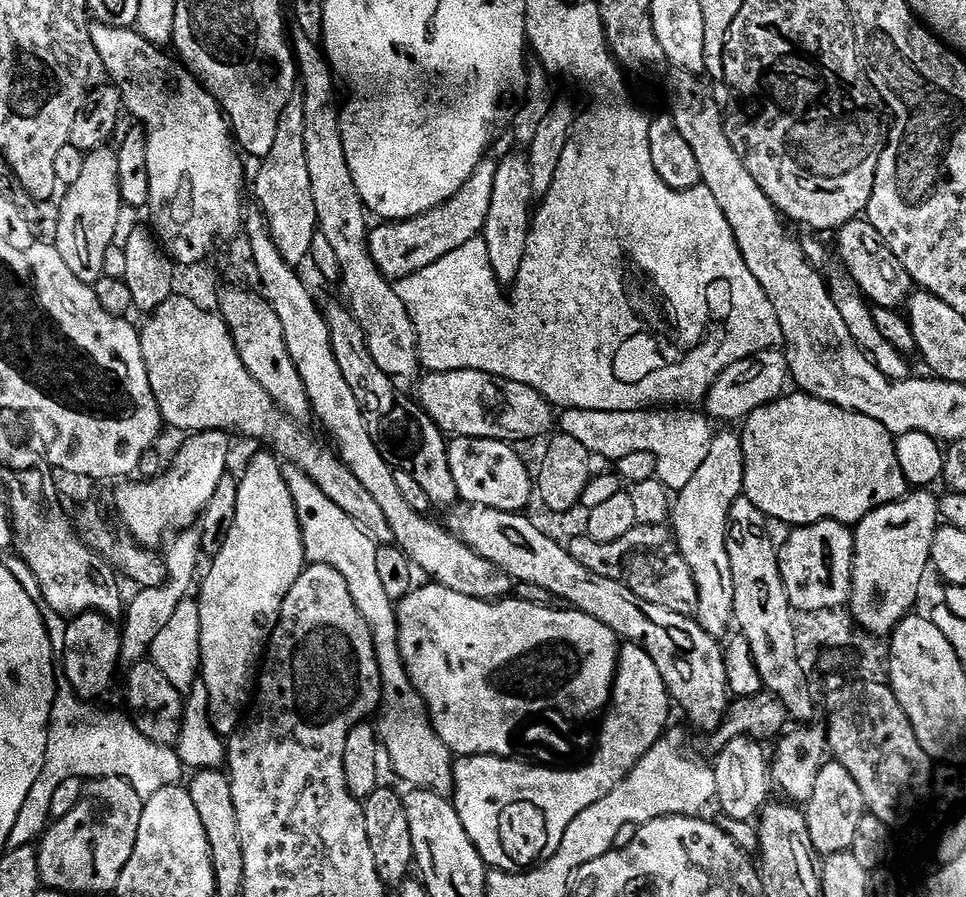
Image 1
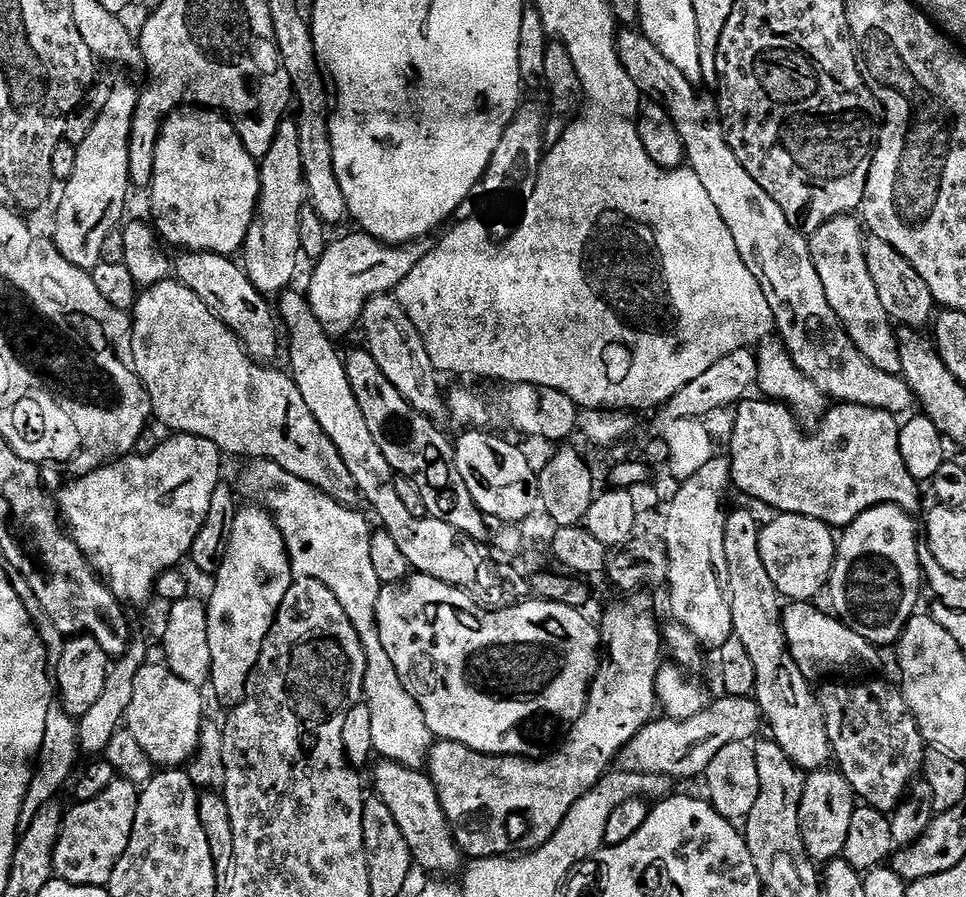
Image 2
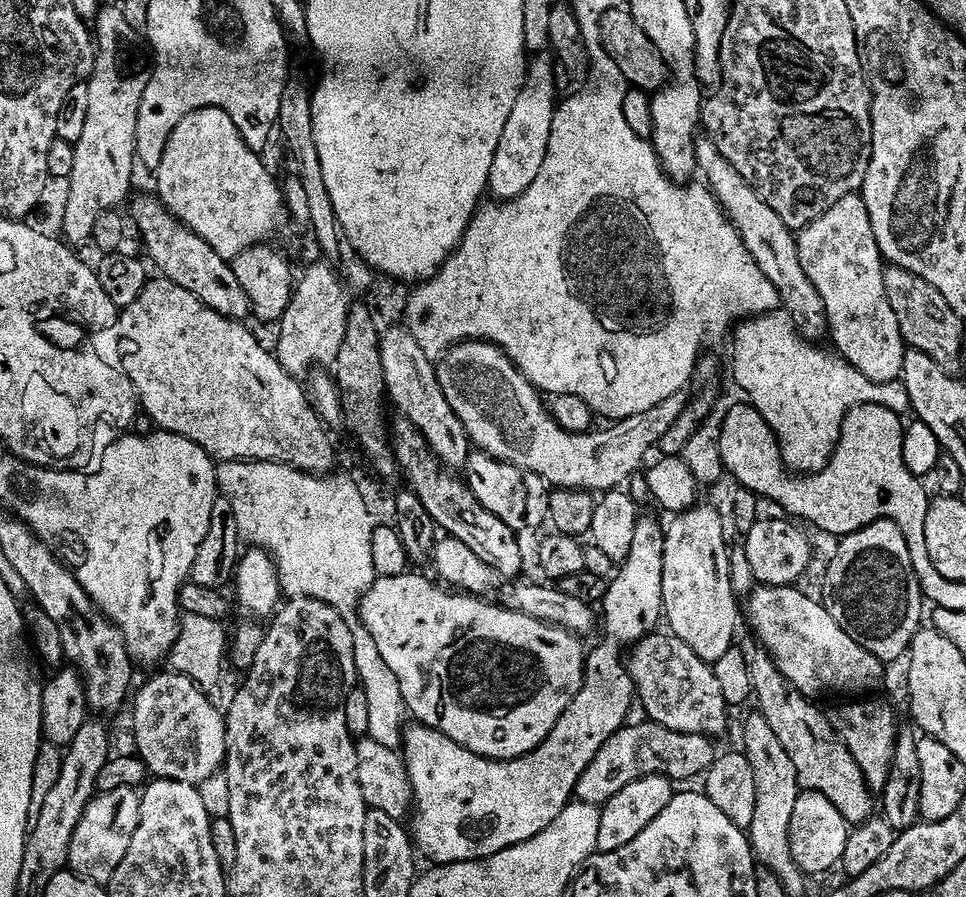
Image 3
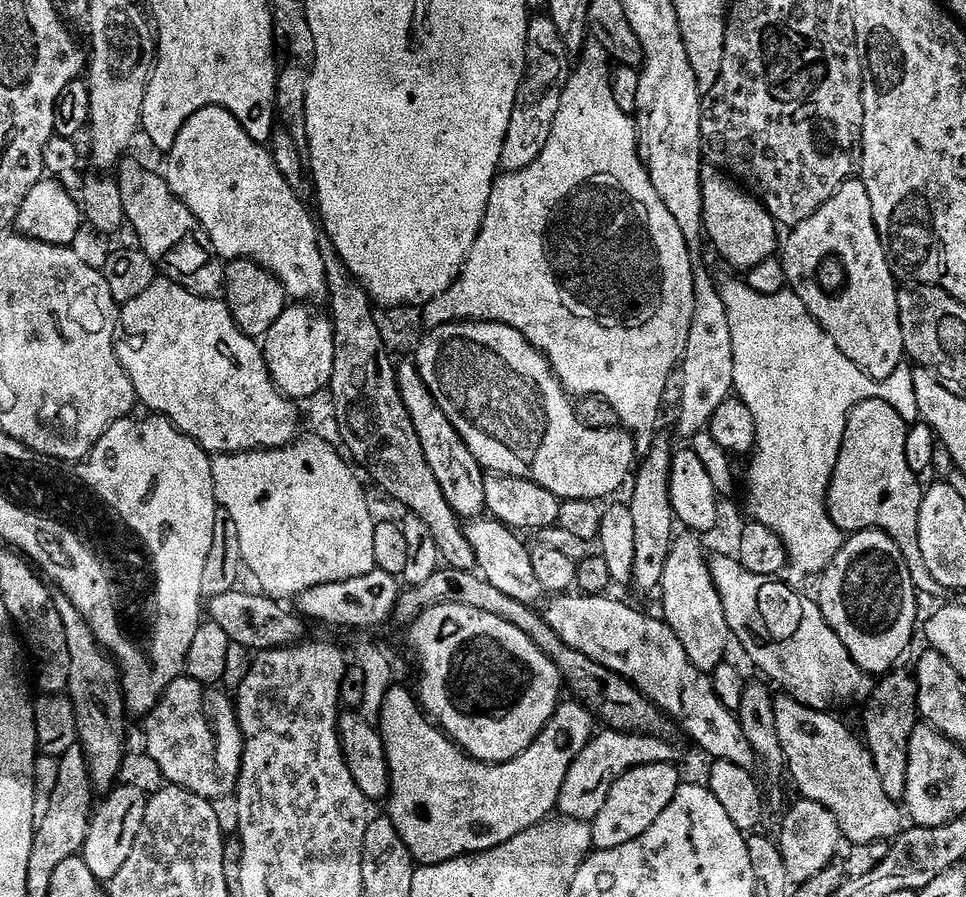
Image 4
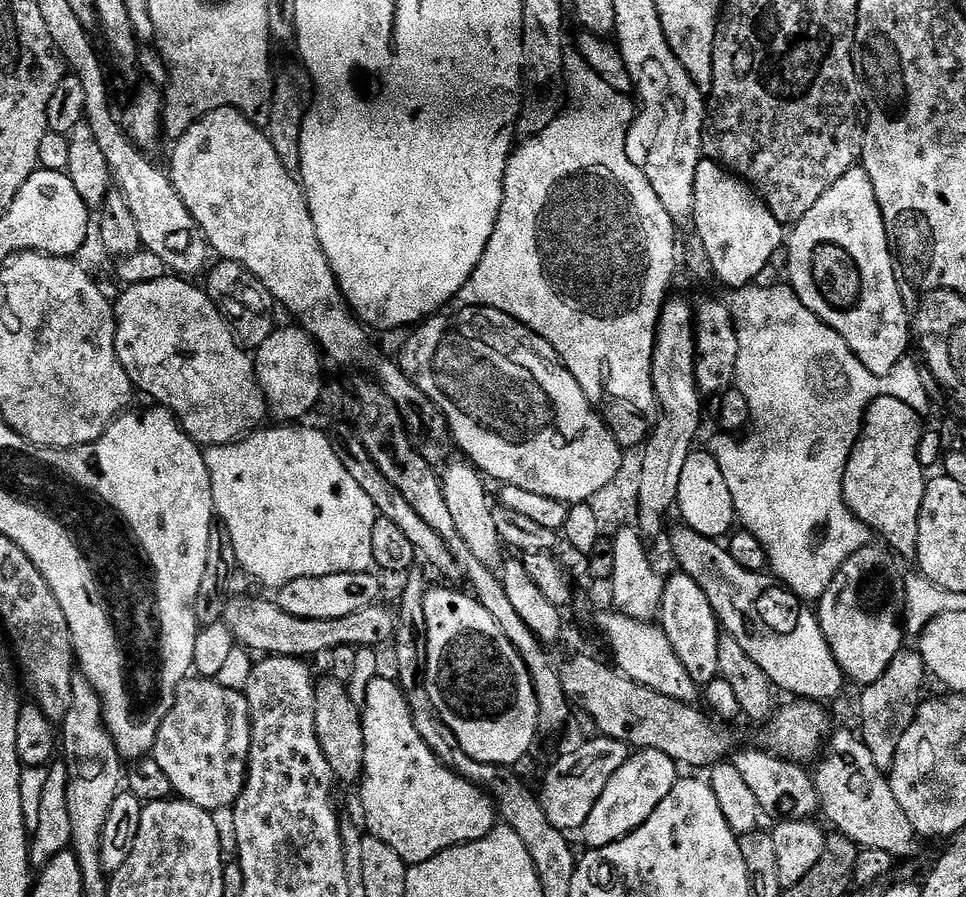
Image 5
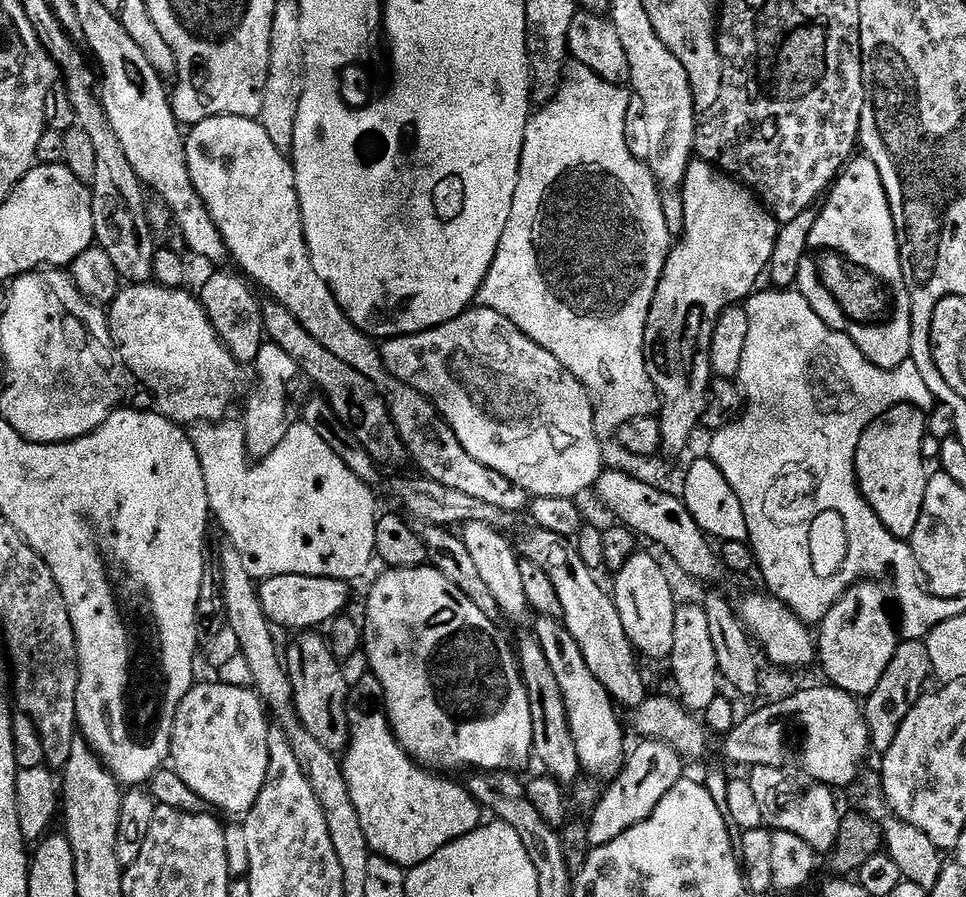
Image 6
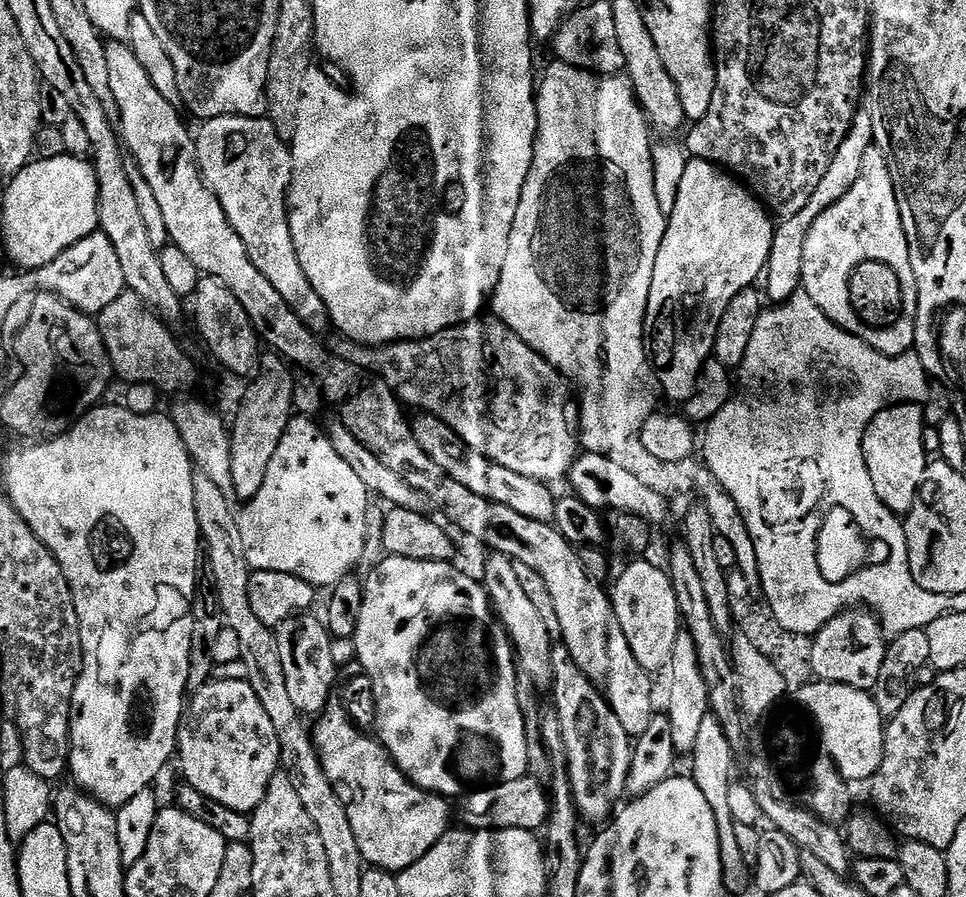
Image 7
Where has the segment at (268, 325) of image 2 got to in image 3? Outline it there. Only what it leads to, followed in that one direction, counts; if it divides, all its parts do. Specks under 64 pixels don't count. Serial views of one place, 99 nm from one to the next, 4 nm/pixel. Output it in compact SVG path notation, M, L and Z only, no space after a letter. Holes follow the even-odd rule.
M155 195L140 196L133 199L131 223L136 223L140 236L144 239L144 248L148 251L147 259L154 265L161 277L173 280L182 290L190 290L210 310L228 317L230 320L247 321L252 316L250 298L234 278L234 270L229 261L223 260L194 230L190 230L175 214L168 211L166 205Z

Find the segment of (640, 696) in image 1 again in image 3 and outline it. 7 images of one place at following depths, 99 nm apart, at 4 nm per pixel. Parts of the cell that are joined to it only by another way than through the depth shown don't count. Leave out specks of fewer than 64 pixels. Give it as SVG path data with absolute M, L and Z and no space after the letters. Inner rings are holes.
M637 519L634 526L634 543L630 545L630 554L619 565L618 571L611 577L602 603L602 628L604 624L604 644L589 651L584 671L588 673L587 687L576 699L572 712L559 719L559 729L552 739L541 748L536 756L528 760L490 760L487 756L474 754L469 748L463 748L458 742L446 738L433 728L419 722L405 727L402 733L402 755L410 774L414 797L414 815L410 820L410 832L414 844L421 853L425 852L433 865L461 864L471 860L485 860L507 848L518 846L546 830L567 804L573 803L578 778L594 762L594 754L606 746L606 742L619 728L629 723L628 711L637 699L636 684L628 673L626 648L623 644L635 646L653 635L662 624L664 599L662 598L662 558L664 557L663 523L656 520Z

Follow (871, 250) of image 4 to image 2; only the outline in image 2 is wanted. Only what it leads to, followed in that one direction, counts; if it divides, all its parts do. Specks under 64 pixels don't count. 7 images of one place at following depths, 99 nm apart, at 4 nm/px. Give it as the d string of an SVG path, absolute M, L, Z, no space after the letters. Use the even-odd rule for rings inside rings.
M852 214L834 218L808 236L810 258L814 262L814 270L818 270L818 278L822 278L822 290L826 290L826 298L830 298L834 314L838 314L854 346L858 346L861 354L878 370L900 376L902 358L898 358L896 349L896 328L878 298L874 278L870 278L865 243L865 225Z

